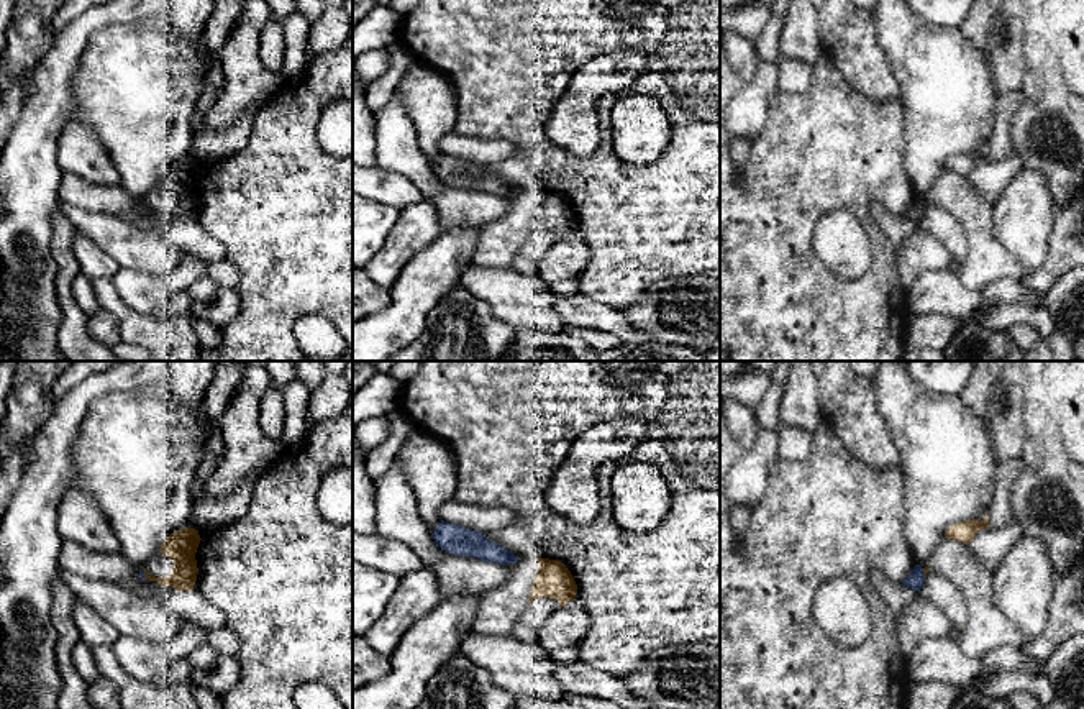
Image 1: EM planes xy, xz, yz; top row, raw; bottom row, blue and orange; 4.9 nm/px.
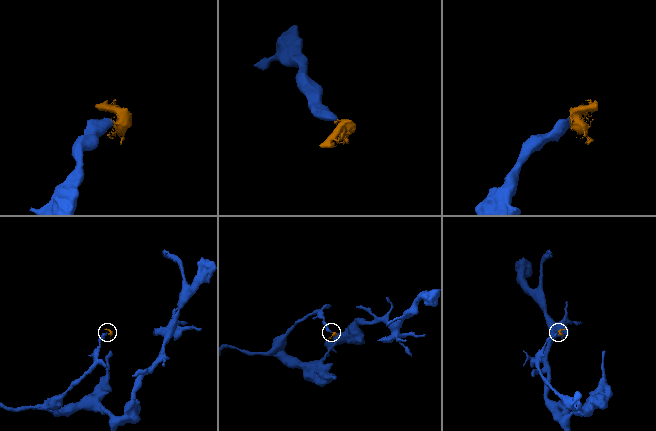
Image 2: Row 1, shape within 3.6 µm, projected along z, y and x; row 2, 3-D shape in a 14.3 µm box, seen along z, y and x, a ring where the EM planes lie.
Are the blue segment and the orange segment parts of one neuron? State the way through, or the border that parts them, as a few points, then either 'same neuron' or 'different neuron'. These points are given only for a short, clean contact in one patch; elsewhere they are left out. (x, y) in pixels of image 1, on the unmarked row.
different neuron

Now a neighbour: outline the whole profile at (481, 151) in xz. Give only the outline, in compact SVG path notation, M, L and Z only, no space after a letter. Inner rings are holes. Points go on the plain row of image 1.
M454 131L443 135L438 146L440 153L476 164L494 164L512 154L512 143L505 140L472 140Z

